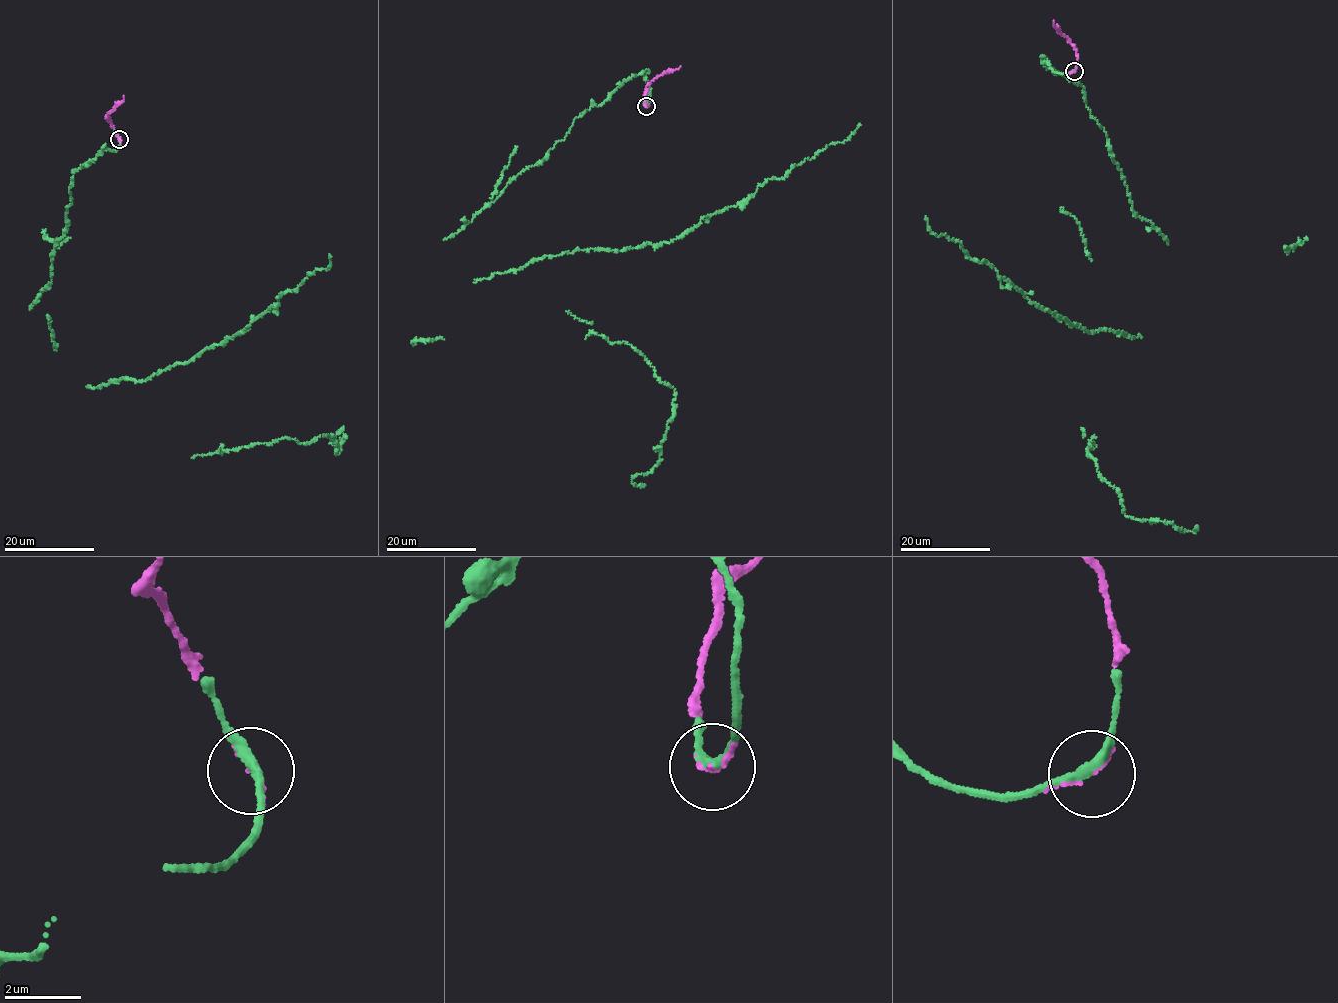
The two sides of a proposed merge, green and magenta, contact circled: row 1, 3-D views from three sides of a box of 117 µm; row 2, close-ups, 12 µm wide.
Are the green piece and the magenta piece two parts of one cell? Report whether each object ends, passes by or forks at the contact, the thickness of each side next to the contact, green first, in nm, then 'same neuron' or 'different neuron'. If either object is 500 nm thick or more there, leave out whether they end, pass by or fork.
green passes by | magenta ends | 240/110 nm | same neuron

